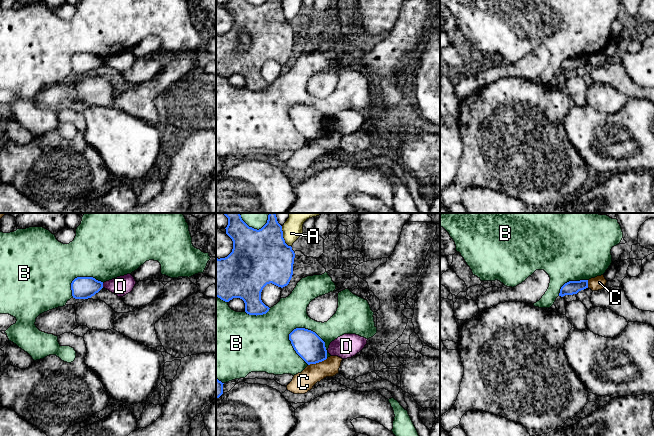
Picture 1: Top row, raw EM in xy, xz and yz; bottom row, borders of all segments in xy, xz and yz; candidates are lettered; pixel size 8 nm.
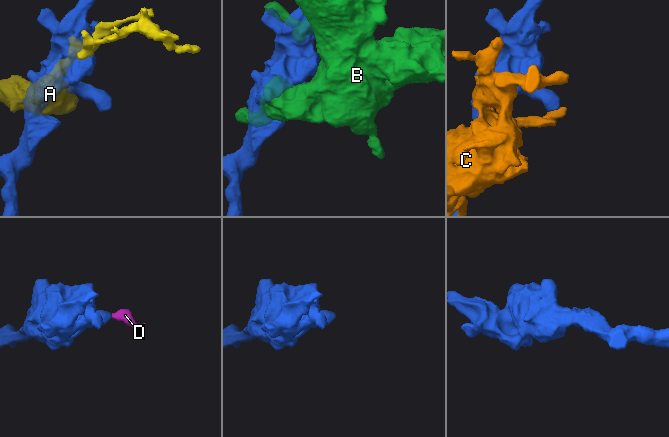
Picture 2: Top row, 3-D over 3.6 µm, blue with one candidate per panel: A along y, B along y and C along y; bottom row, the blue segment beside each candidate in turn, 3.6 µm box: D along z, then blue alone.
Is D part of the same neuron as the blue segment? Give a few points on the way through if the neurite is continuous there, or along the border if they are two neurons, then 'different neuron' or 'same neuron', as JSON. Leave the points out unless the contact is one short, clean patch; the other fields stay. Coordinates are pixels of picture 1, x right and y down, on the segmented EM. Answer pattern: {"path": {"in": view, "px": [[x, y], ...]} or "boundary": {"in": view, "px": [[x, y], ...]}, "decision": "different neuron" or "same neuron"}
{"boundary": {"in": "xy", "px": [[102, 283], [103, 287]]}, "decision": "different neuron"}

